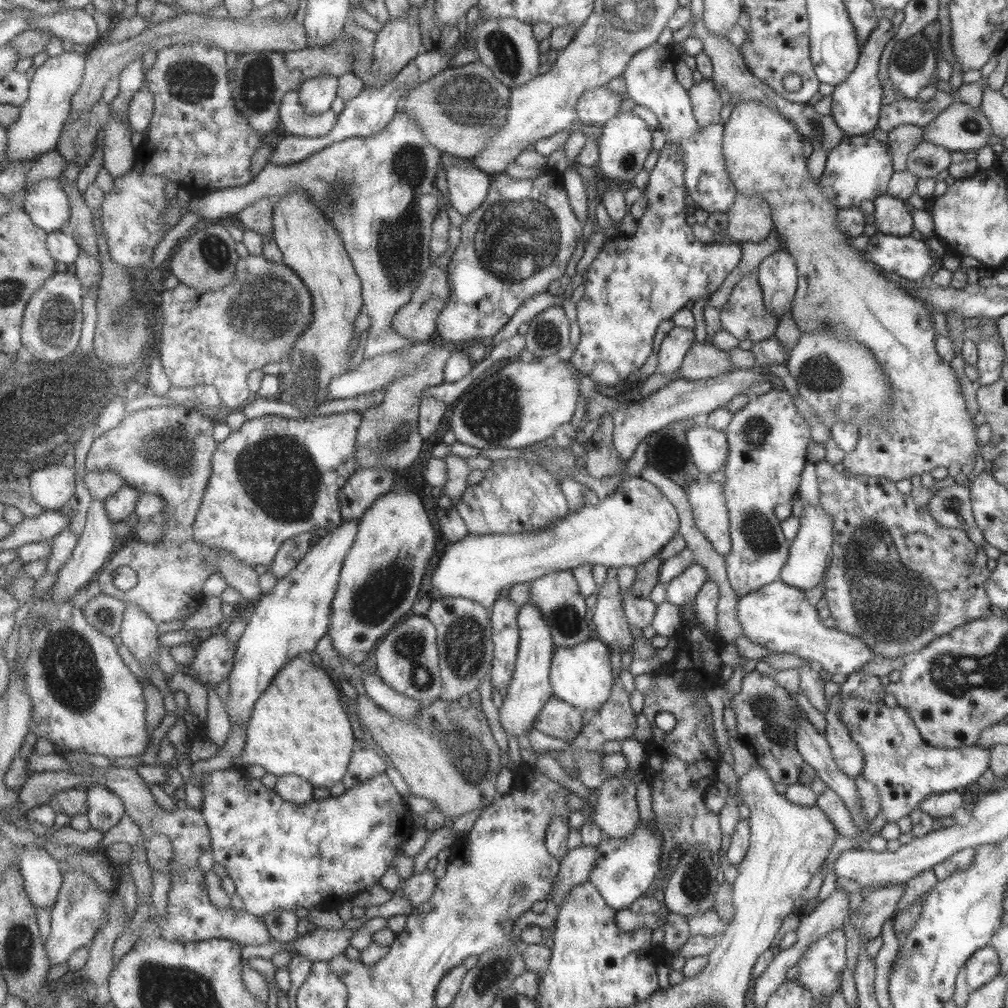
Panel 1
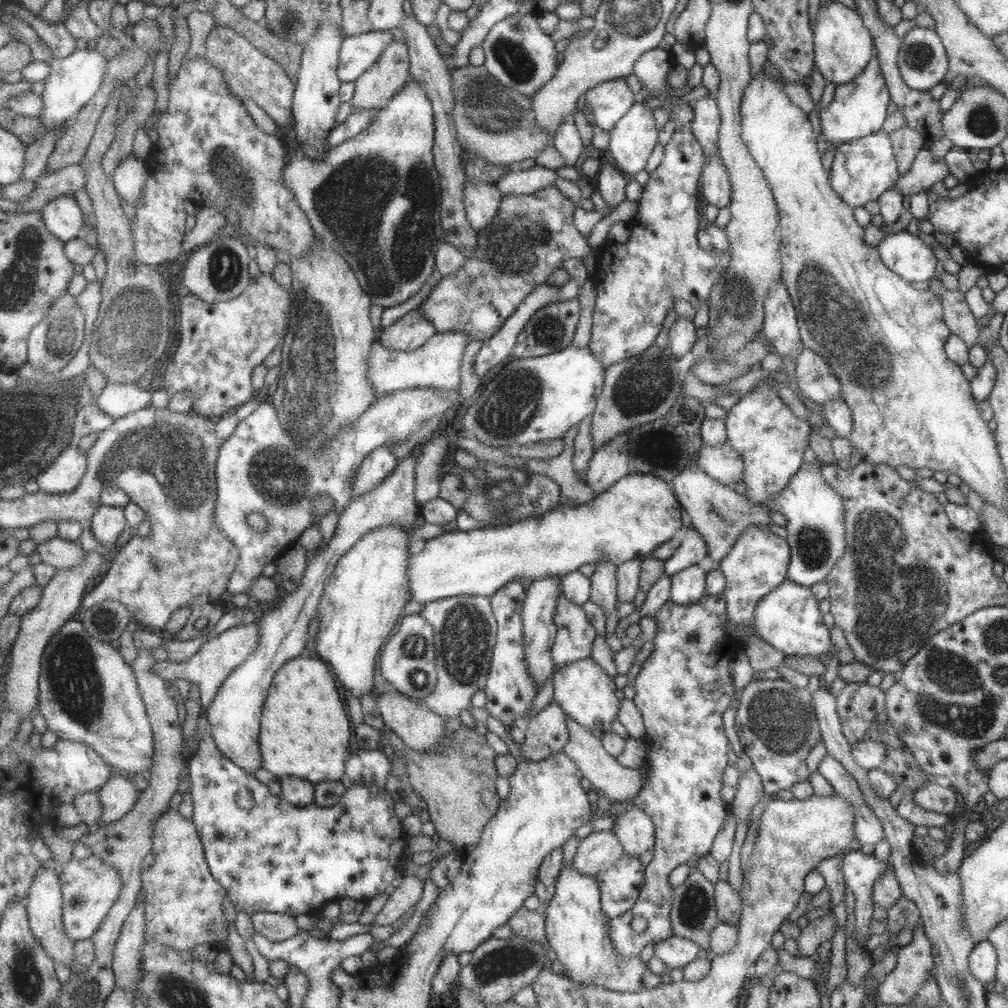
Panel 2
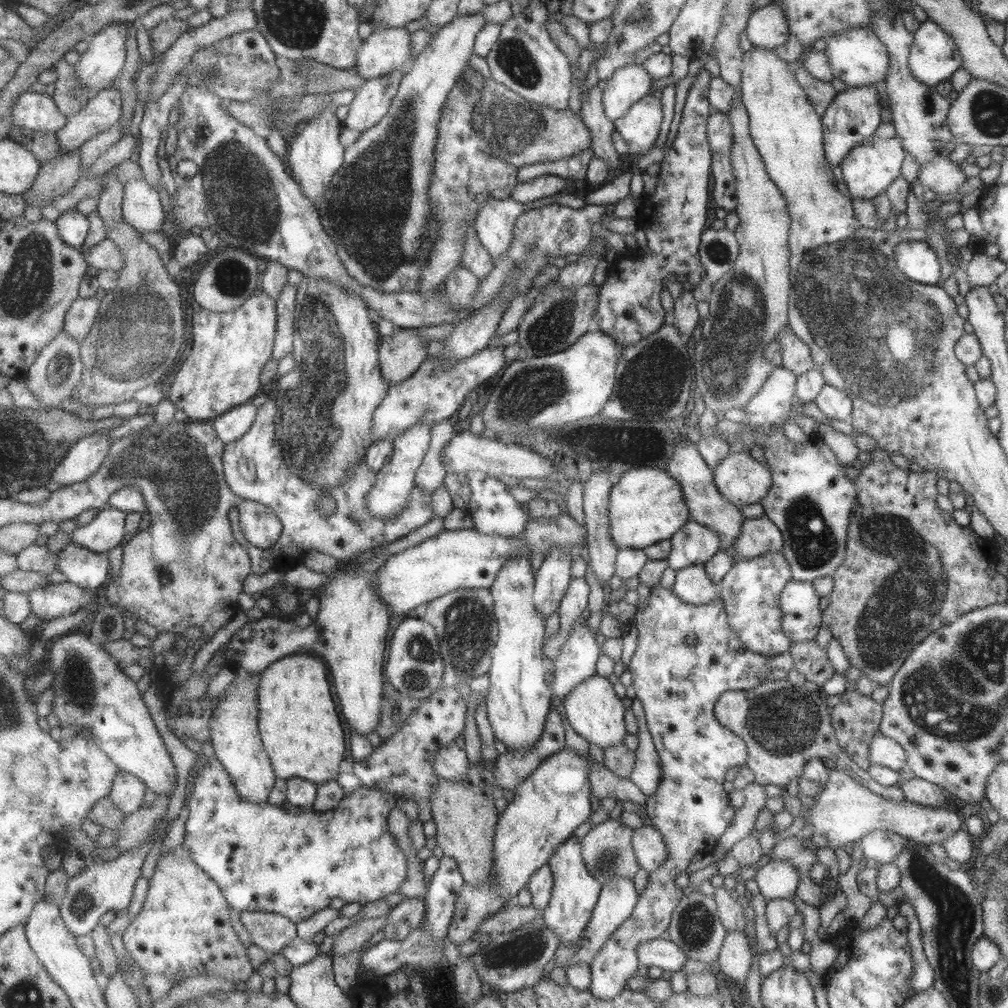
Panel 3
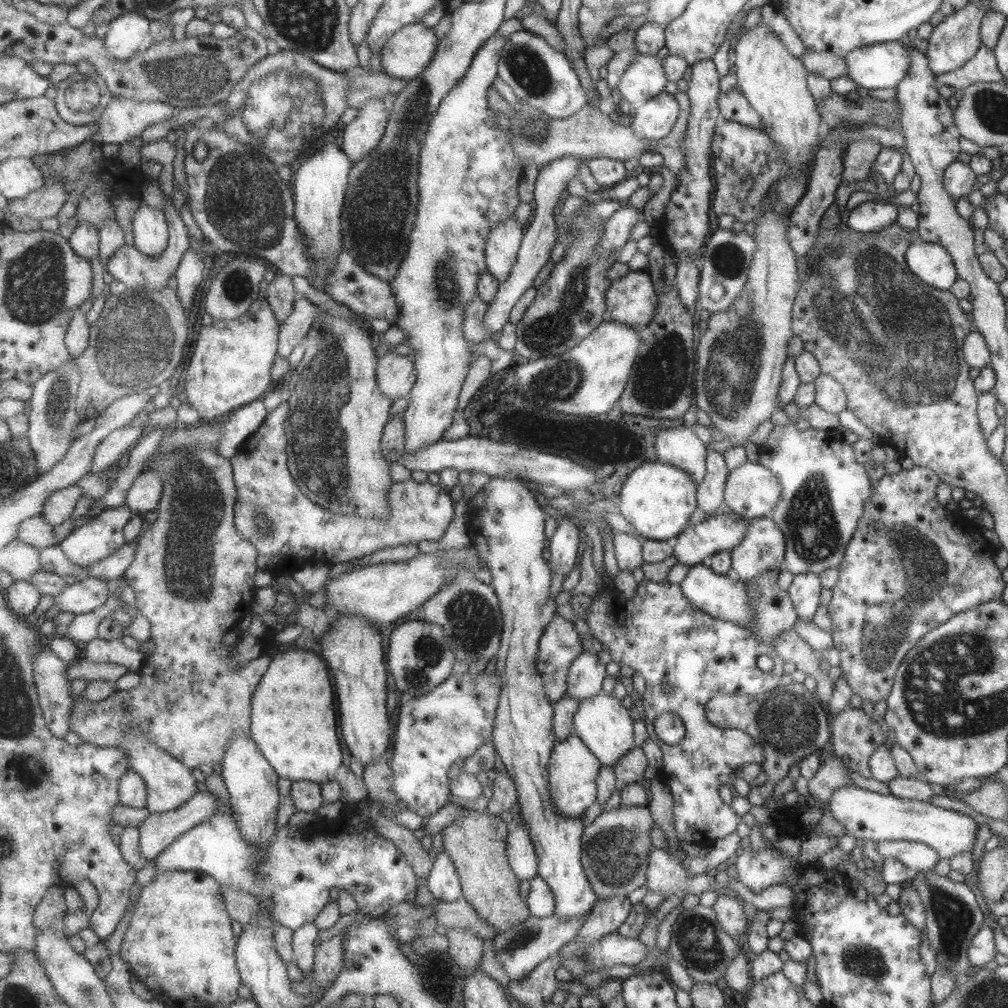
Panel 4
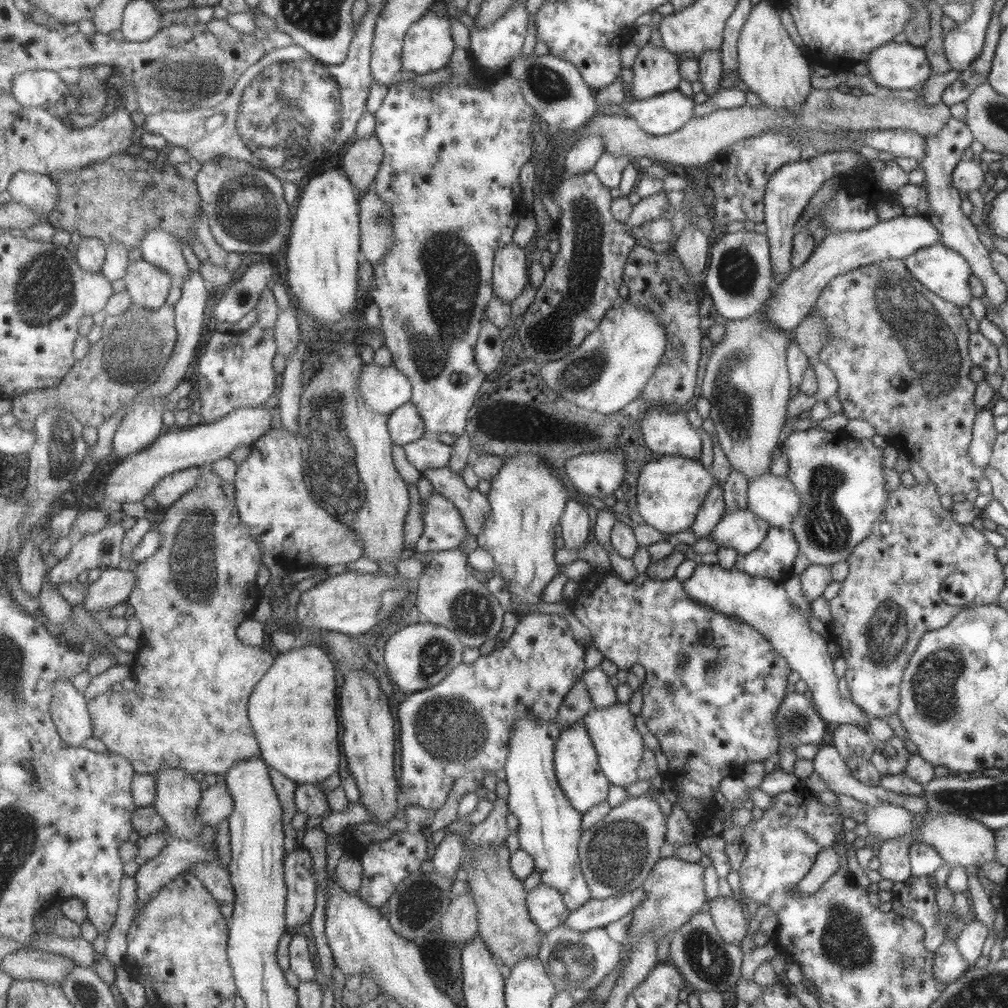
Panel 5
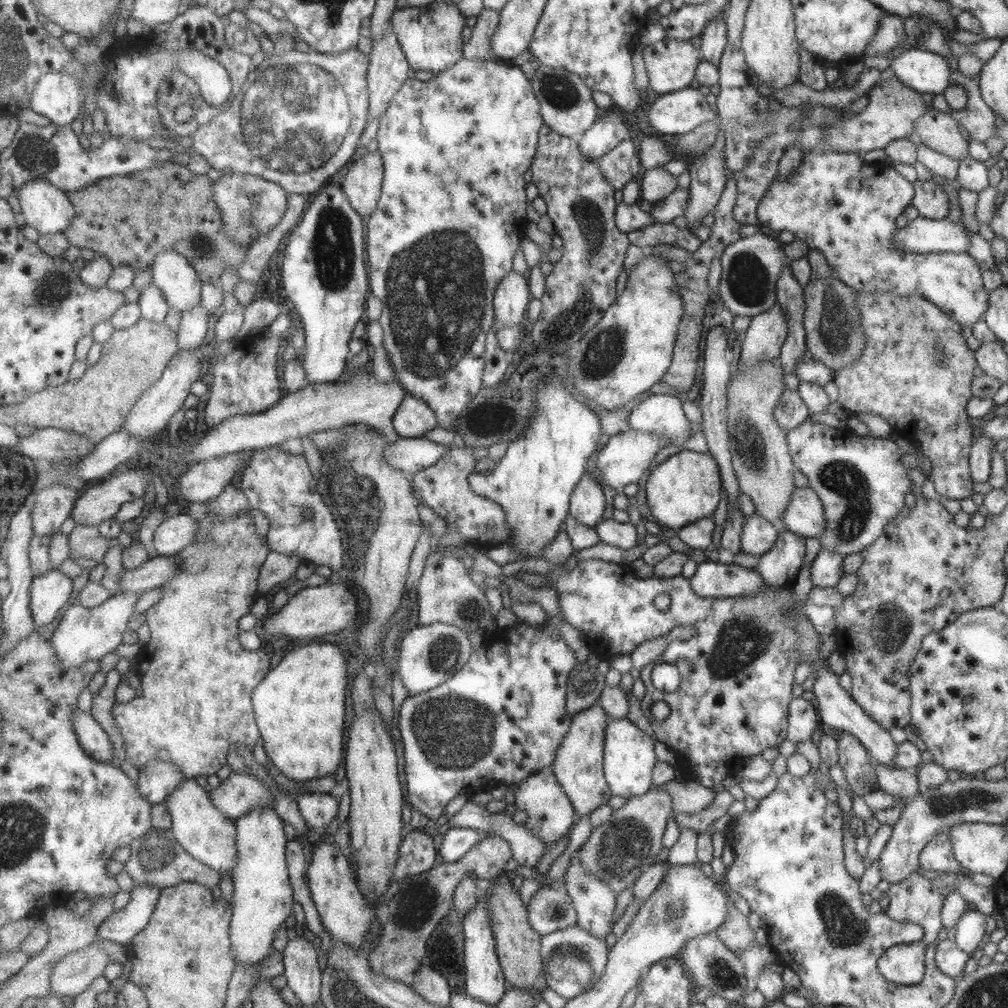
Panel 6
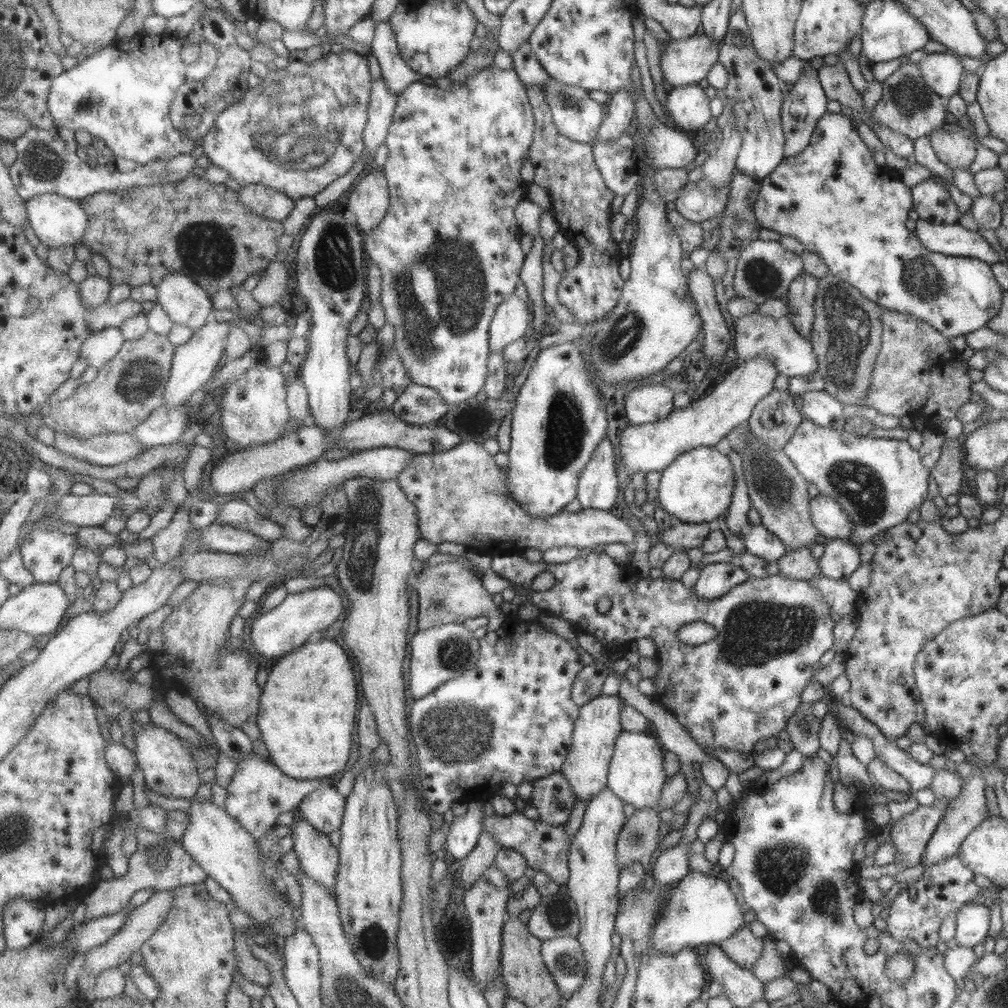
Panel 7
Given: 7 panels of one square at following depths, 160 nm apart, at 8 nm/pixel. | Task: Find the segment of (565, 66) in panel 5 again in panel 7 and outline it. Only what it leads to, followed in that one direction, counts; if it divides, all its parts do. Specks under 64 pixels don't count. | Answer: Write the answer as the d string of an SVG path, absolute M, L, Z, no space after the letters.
M550 77L544 84L543 94L552 123L563 136L583 144L596 141L604 113L601 104L591 100L587 90Z

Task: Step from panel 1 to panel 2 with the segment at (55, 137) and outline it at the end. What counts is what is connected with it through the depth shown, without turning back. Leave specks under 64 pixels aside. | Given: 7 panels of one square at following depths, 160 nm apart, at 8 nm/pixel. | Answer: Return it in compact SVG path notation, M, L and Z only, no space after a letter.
M77 50L67 58L50 61L51 71L44 79L45 89L41 96L45 101L45 110L42 114L44 130L60 127L63 123L76 118L83 107L104 87L104 80L110 59L103 56L99 50Z

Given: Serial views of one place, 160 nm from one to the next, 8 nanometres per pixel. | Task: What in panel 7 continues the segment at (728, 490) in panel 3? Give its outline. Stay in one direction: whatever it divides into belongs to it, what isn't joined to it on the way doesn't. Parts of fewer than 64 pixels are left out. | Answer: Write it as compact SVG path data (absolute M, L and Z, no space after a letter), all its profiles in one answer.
M818 494L809 501L809 520L821 536L828 539L847 540L853 524L845 516L843 507L828 496Z

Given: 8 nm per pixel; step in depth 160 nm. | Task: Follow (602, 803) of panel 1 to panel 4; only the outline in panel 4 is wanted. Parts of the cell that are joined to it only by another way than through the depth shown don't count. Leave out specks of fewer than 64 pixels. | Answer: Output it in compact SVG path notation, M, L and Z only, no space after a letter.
M651 846L649 855L647 855L646 881L643 884L651 892L661 892L665 899L671 896L679 896L679 899L685 895L701 894L705 890L718 887L712 875L707 873L690 875L685 872L681 861L673 857L670 851L659 850Z

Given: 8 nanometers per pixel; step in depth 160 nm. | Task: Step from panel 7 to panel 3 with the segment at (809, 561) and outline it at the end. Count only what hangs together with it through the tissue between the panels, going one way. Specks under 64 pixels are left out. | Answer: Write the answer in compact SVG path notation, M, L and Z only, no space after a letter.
M762 515L760 518L745 519L736 541L733 541L729 548L729 553L735 561L740 558L753 558L766 552L775 552L781 547L781 531Z

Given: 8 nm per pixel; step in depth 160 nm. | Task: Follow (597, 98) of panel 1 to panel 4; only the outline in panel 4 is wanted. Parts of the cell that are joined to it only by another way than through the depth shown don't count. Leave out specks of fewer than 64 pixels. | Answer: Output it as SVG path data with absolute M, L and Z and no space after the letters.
M641 53L631 59L619 78L616 88L621 104L628 110L663 92L668 81L662 60L655 55Z

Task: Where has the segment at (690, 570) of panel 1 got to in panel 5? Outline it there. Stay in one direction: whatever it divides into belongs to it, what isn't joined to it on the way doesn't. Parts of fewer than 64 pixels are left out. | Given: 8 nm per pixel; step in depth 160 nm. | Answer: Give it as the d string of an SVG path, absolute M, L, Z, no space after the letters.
M716 563L697 565L682 585L691 599L757 629L769 641L773 650L786 658L789 668L805 682L817 715L826 724L851 724L868 729L867 716L850 698L843 698L838 691L833 659L829 655L831 641L826 641L809 627L808 618L791 603L782 582L751 576L735 567L725 570Z

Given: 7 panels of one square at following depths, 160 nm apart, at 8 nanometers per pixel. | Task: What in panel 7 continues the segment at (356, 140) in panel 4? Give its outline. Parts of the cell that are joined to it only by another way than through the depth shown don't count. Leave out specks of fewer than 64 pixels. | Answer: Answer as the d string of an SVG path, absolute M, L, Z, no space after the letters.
M376 165L365 173L351 190L345 207L356 215L363 234L375 230L388 215L389 183L384 167Z

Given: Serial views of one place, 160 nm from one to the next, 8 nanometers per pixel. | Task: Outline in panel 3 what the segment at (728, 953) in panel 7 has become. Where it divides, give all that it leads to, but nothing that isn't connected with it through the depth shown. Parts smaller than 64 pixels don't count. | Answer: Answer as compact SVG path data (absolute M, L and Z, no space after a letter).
M722 886L715 888L712 895L716 902L716 913L727 932L741 930L747 924L743 914L743 902L732 891L723 889Z

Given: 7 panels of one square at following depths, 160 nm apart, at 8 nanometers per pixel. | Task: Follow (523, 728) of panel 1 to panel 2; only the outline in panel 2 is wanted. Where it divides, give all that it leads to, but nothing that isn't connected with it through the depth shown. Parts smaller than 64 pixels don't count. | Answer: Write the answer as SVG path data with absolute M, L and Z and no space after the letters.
M549 575L533 579L524 594L524 601L521 609L524 636L524 659L527 670L536 684L536 690L552 672L550 650L554 641L554 636L556 635L553 615L558 603L557 599L559 593L560 577L557 575Z

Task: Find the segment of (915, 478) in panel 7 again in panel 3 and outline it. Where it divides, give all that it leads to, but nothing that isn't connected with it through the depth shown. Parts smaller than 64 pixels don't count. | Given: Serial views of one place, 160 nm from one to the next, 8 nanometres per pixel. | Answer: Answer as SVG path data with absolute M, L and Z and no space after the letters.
M773 427L762 446L763 460L772 478L772 487L767 496L760 500L764 516L781 531L782 547L780 553L789 565L791 578L812 581L818 576L831 575L843 562L846 551L846 530L850 512L856 499L854 482L843 473L843 464L833 451L815 434L801 444L790 441L781 427Z

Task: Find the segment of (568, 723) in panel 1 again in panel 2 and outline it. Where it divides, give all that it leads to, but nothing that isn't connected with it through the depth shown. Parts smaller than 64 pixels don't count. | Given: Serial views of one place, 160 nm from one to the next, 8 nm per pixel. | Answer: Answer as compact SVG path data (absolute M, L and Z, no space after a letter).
M553 700L529 718L526 721L525 738L519 744L523 757L523 760L519 761L538 762L562 752L569 738L566 720L567 716Z

